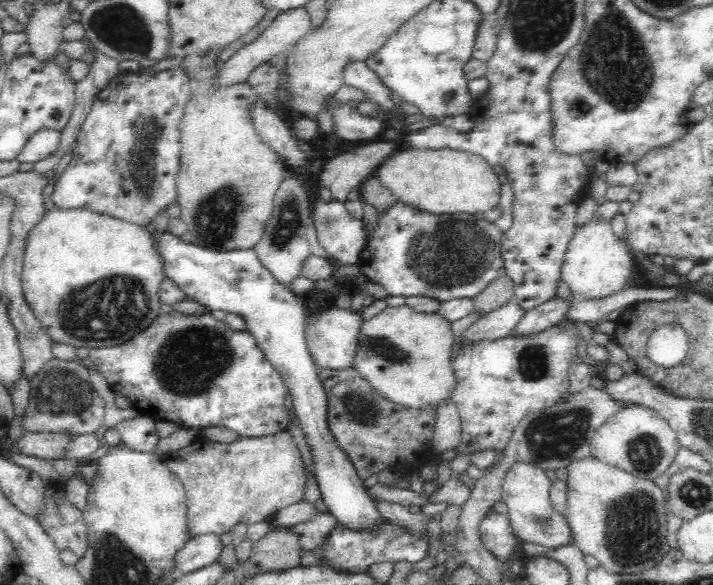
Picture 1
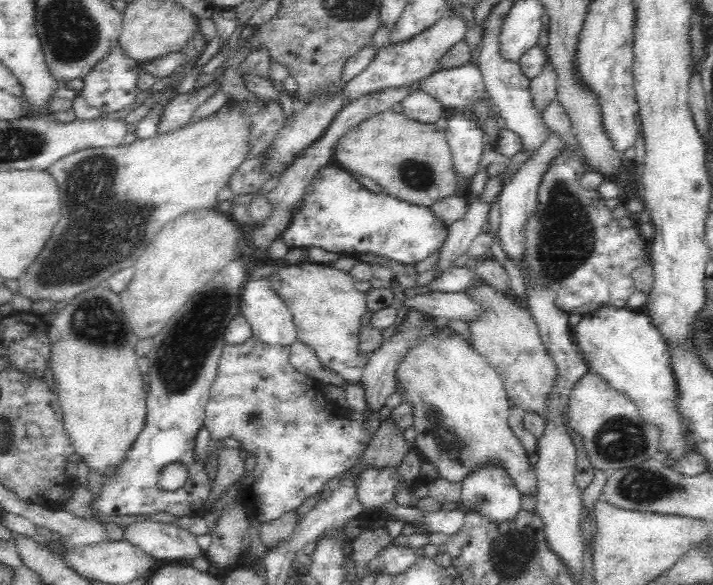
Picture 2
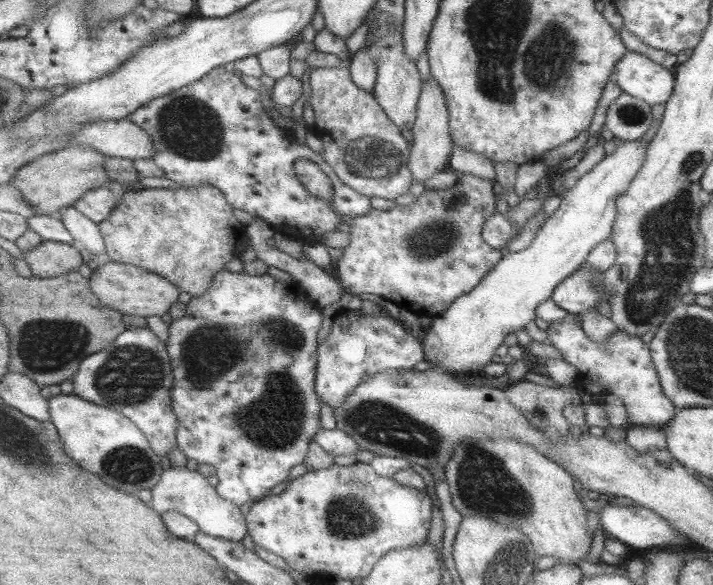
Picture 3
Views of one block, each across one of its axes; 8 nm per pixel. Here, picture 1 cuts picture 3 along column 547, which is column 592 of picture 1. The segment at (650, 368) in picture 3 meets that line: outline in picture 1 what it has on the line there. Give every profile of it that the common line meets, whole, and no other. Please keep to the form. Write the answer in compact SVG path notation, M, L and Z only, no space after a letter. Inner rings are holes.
M567 319L566 324L558 323L549 326L548 328L546 328L546 330L541 330L540 332L531 335L508 335L494 340L478 339L475 341L464 341L460 345L460 350L458 350L458 354L456 354L456 357L452 361L454 373L456 373L456 383L458 383L458 386L456 386L456 390L454 390L454 394L452 394L452 401L456 403L462 421L462 443L461 446L458 447L454 453L452 453L452 455L474 454L485 449L492 449L498 452L503 452L507 447L508 442L510 442L512 434L515 432L518 424L526 415L529 415L530 412L542 410L542 408L554 406L554 404L558 404L558 402L562 401L569 392L568 382L570 362L572 362L572 360L576 360L576 356L578 356L578 345L580 344L580 342L594 342L592 336L594 336L595 331L596 328L594 329L594 327L592 327L587 322Z

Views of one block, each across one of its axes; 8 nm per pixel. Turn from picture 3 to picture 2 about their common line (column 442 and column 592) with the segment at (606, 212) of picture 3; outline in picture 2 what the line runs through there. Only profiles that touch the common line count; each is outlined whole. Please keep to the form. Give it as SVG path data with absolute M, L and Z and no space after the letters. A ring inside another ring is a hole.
M626 306L598 308L597 311L584 314L580 322L572 327L572 332L576 344L584 352L589 370L605 378L622 396L628 397L637 406L645 425L658 429L659 442L656 457L670 465L688 459L697 450L697 443L693 438L688 417L682 415L678 403L680 387L674 367L670 363L670 348L648 312L644 308L631 309Z

